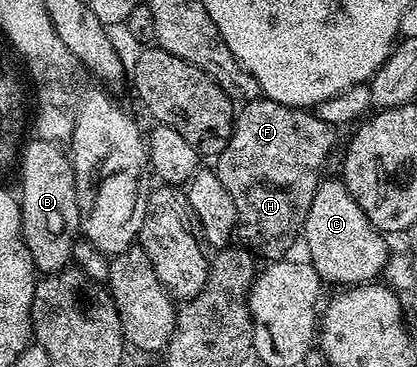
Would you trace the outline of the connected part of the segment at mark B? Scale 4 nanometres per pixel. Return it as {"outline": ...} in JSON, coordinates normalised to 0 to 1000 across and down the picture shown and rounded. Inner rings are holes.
{"outline":[[[82,379],[53,398],[50,463],[55,460],[55,537],[50,534],[50,619],[55,621],[55,659],[79,706],[86,736],[96,747],[120,749],[163,730],[173,708],[170,670],[185,649],[189,610],[189,534],[180,507],[180,460],[170,452],[168,425],[139,406],[134,387],[122,379]]]}

